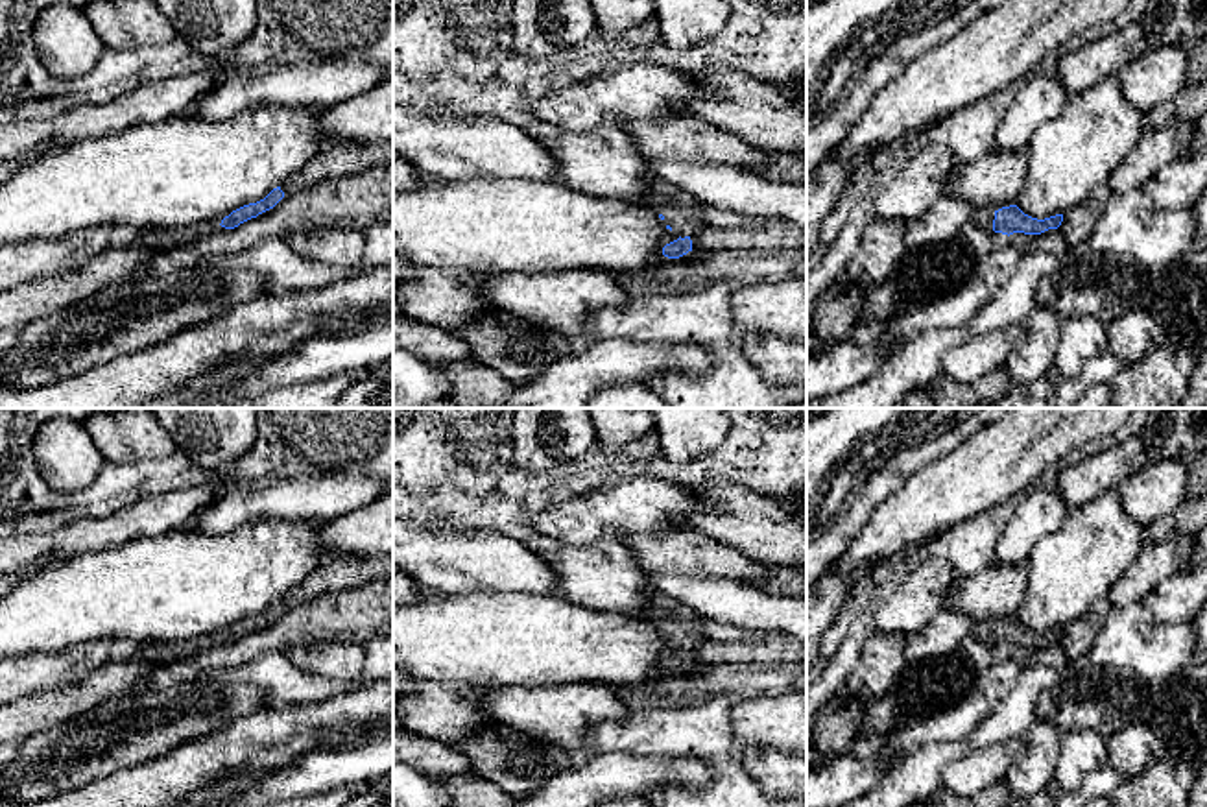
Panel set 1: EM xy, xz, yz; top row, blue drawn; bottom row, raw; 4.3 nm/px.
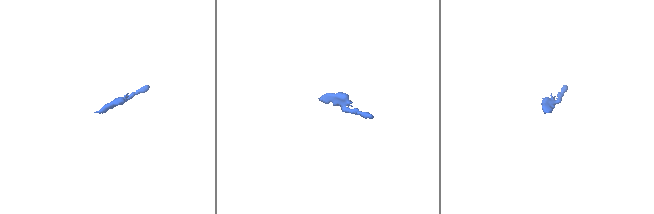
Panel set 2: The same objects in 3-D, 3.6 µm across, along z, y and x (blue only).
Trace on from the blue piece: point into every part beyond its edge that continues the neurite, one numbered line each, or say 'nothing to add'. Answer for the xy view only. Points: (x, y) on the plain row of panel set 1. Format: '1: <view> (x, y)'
1: xy (338, 571)

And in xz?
1: xz (681, 625)

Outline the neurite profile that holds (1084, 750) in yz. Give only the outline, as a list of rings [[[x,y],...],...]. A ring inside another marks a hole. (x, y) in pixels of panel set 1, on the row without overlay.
[[[1076,729],[1061,735],[1056,781],[1063,790],[1076,792],[1083,777],[1107,765],[1109,739],[1093,729]]]

